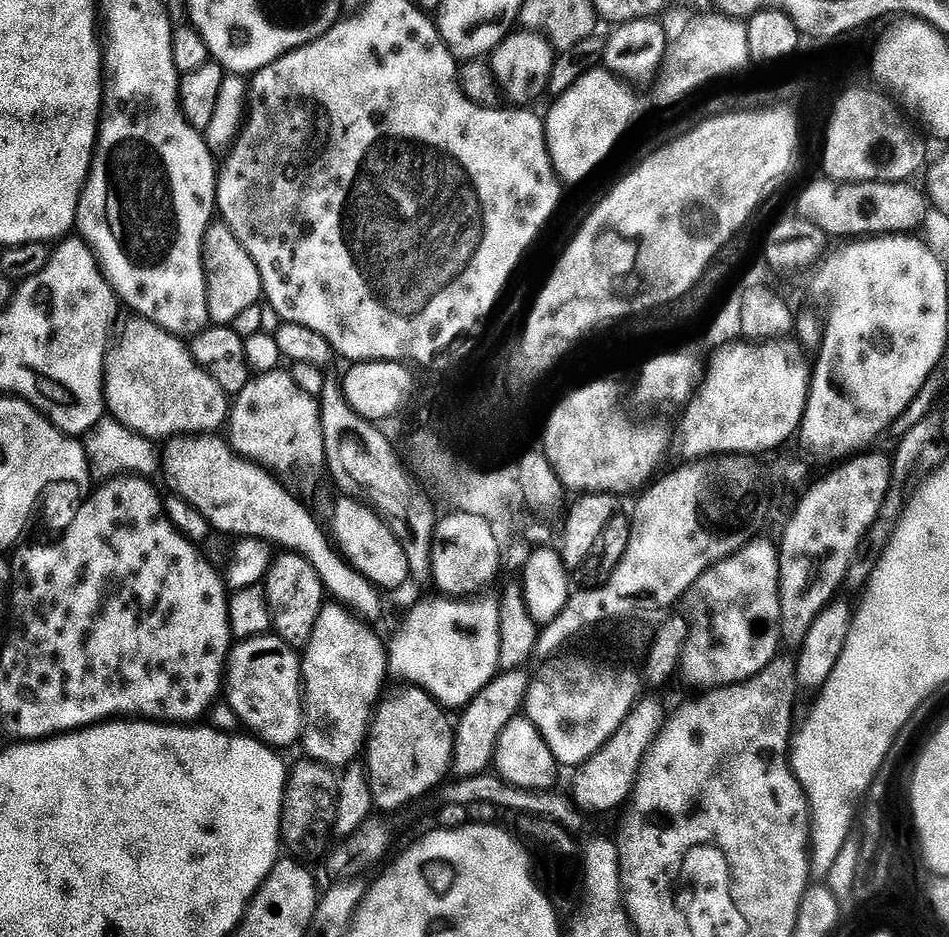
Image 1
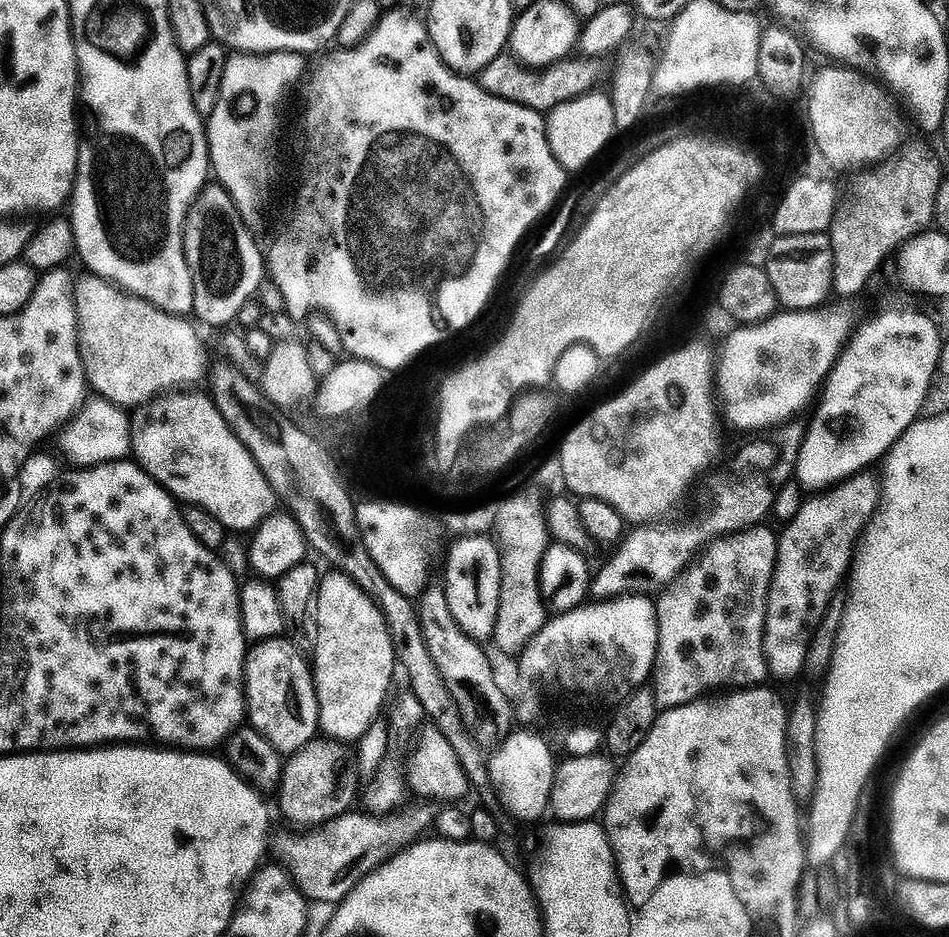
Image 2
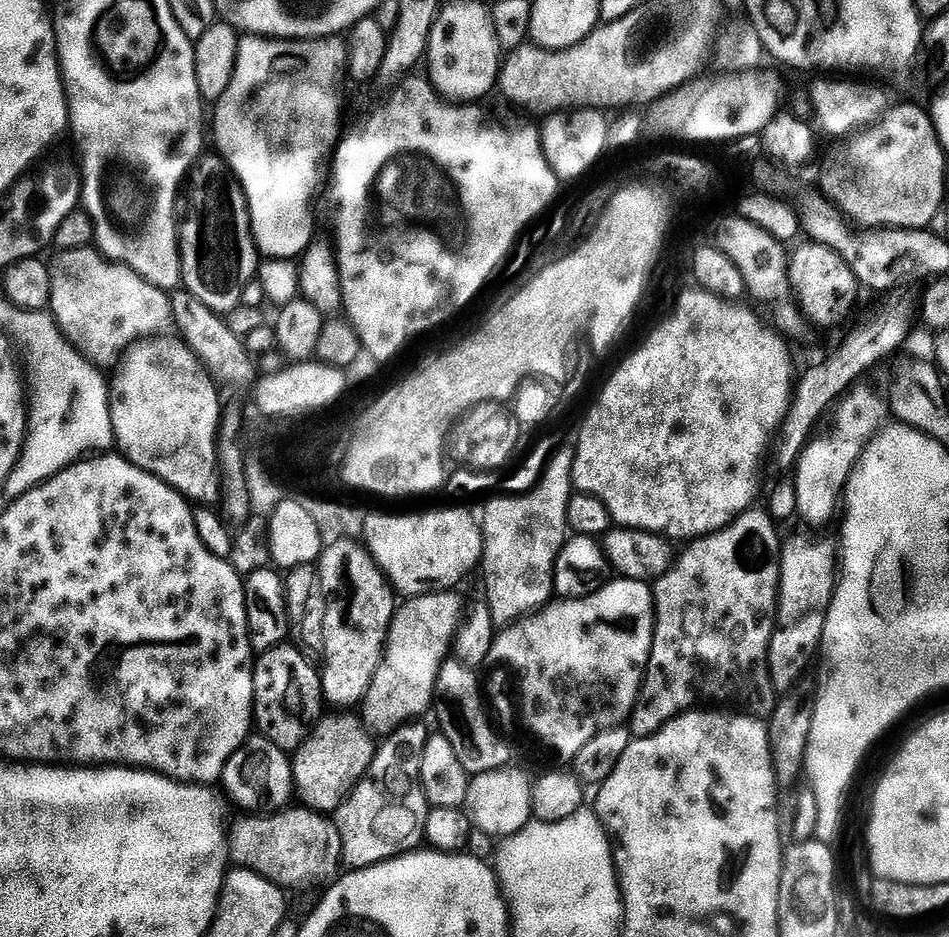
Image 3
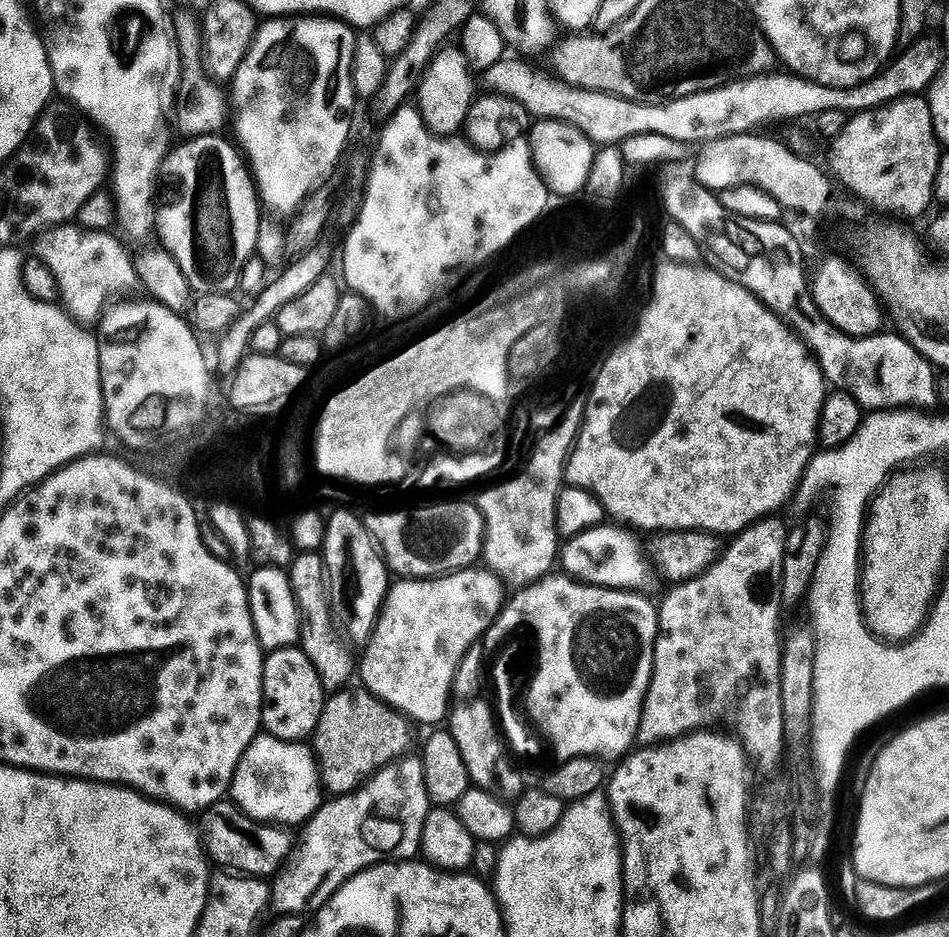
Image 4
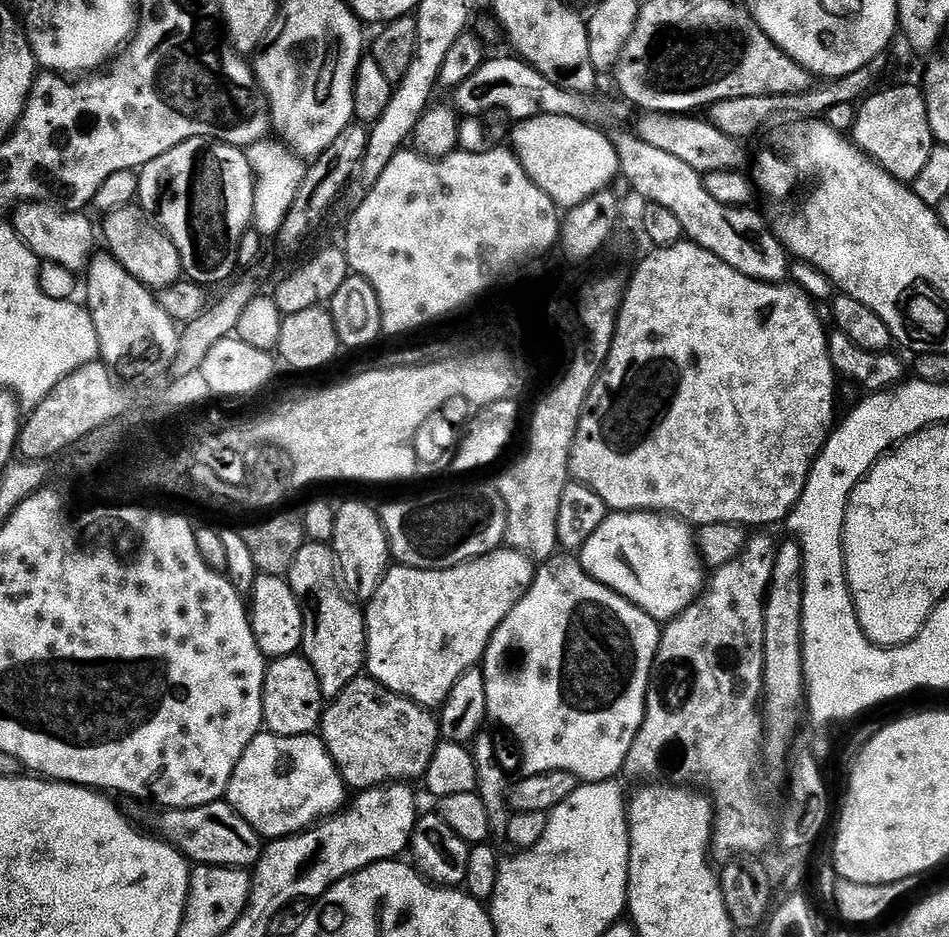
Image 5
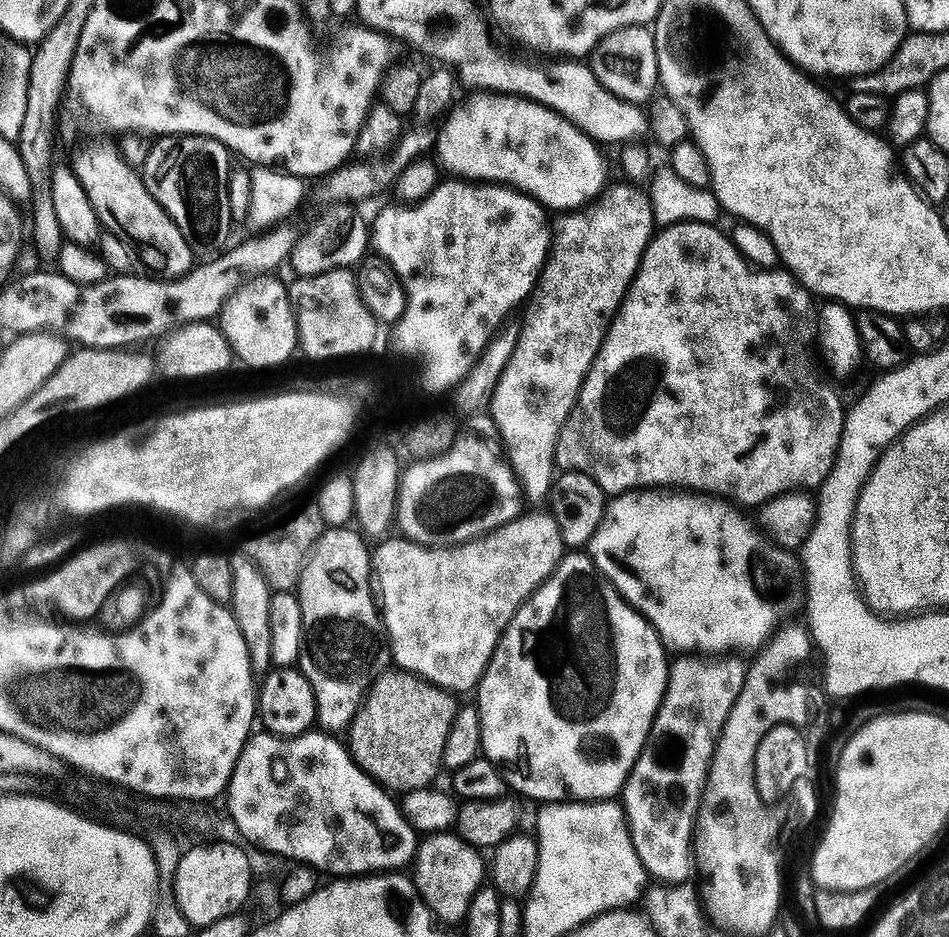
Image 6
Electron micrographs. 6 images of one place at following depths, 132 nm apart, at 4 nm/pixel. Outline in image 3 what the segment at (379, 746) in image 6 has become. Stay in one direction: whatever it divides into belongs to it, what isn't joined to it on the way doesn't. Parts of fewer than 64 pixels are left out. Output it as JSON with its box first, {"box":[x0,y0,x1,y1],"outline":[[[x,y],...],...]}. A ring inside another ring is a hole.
{"box":[291,714,377,814],"outline":[[[352,714],[321,715],[306,742],[291,757],[295,795],[303,807],[321,814],[335,813],[351,796],[376,757],[377,741]]]}

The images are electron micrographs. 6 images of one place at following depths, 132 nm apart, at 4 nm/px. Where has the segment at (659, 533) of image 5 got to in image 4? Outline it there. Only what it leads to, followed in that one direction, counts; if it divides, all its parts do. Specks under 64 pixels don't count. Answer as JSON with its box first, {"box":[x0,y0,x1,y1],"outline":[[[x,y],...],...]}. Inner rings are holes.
{"box":[562,526,646,590],"outline":[[[601,526],[599,528],[591,528],[588,532],[583,532],[577,536],[571,537],[563,545],[562,548],[562,568],[571,579],[597,588],[614,588],[617,590],[640,590],[644,584],[644,564],[646,568],[646,560],[640,554],[640,544],[631,536],[633,533],[624,526],[612,526],[616,528],[608,528],[609,526]]]}

